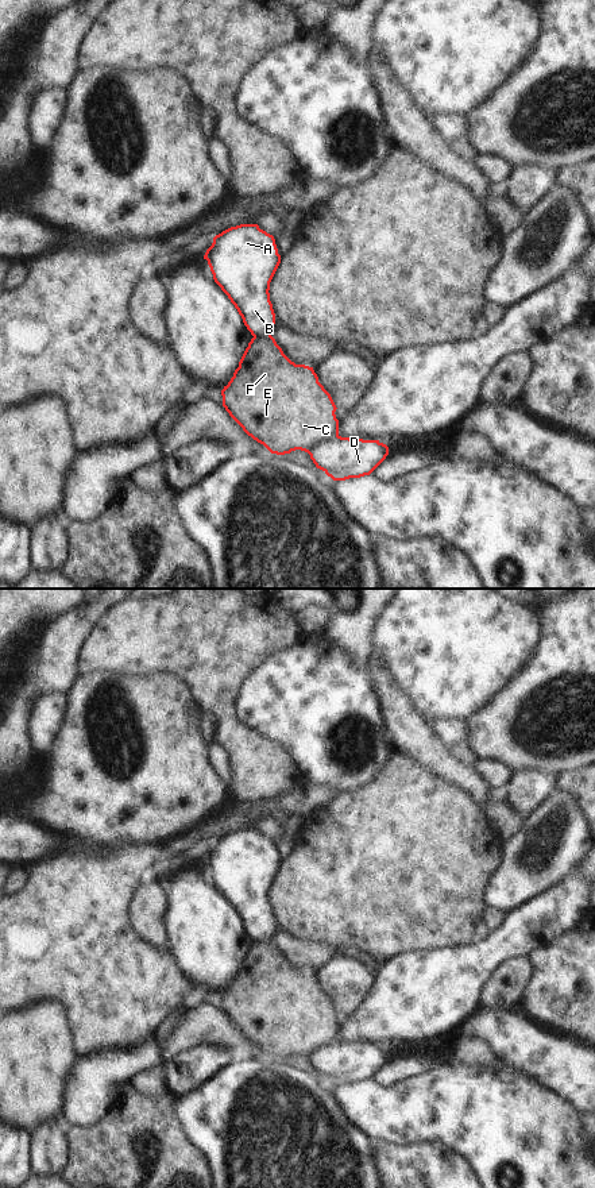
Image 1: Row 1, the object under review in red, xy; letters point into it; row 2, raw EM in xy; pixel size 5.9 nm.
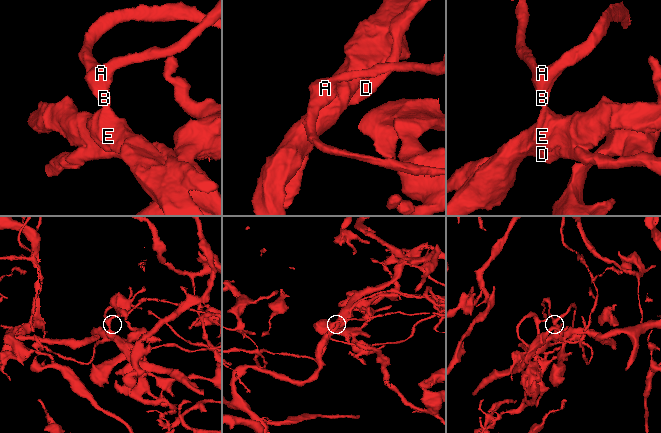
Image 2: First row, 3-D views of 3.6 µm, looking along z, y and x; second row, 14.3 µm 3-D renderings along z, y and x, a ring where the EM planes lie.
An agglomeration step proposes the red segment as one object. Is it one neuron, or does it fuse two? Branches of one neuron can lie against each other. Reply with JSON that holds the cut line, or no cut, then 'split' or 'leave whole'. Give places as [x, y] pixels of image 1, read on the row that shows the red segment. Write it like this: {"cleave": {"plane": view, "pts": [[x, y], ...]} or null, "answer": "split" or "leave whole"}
{"cleave": {"plane": "xy", "pts": [[337, 435], [317, 443], [308, 452]]}, "answer": "split"}

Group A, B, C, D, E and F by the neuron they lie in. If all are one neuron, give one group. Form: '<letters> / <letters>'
A B D / C E F

